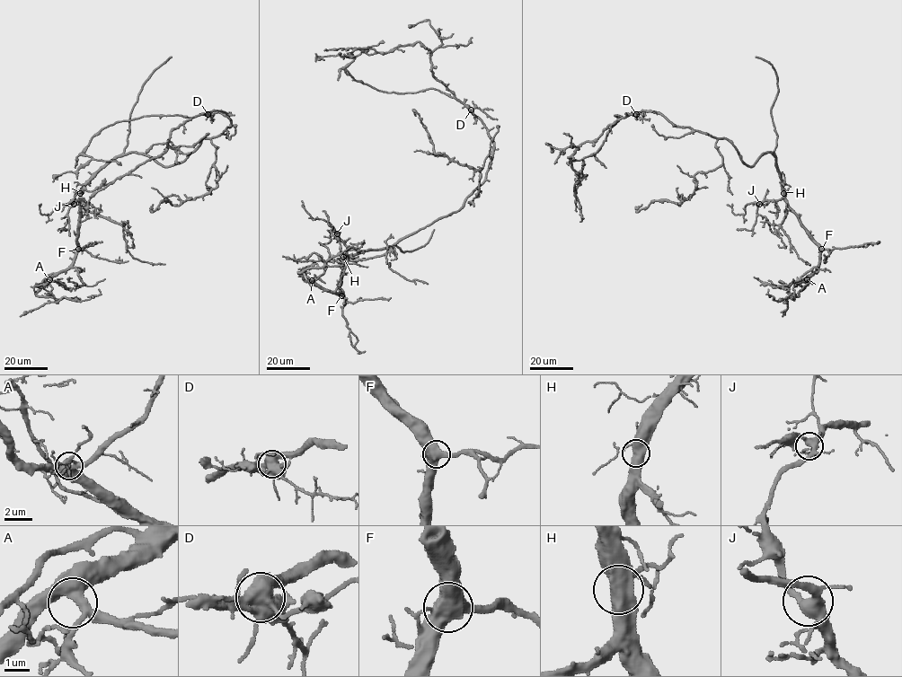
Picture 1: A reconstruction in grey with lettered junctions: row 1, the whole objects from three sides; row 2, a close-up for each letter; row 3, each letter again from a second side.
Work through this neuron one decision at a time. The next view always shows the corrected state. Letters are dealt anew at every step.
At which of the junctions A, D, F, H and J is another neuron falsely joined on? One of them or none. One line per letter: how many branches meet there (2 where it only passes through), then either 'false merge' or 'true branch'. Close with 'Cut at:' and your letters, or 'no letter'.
A: branches 4; true branch
D: branches 5; true branch
F: branches 4; true branch
H: branches 4; true branch
J: branches 5; true branch
Cut at: no letter

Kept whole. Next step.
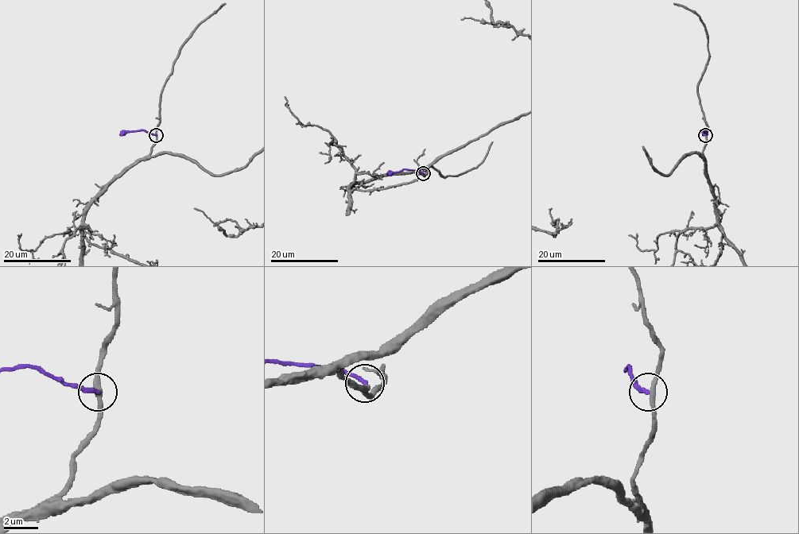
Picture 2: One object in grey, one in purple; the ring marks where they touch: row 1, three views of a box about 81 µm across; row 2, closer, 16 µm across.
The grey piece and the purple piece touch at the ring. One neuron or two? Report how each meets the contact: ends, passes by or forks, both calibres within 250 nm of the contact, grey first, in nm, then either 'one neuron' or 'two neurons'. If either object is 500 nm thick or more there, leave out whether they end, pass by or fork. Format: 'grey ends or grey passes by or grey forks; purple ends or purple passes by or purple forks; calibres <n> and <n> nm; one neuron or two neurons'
grey passes by; purple ends; calibres 280 and 260 nm; two neurons

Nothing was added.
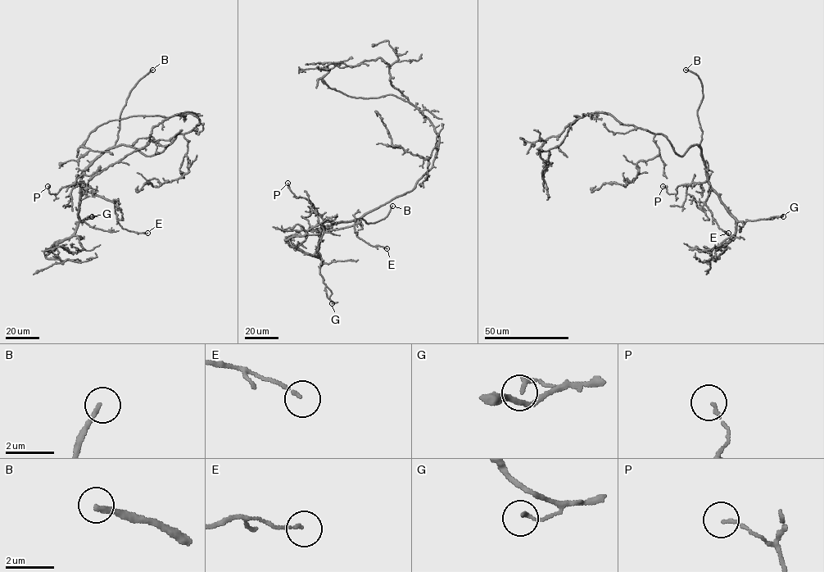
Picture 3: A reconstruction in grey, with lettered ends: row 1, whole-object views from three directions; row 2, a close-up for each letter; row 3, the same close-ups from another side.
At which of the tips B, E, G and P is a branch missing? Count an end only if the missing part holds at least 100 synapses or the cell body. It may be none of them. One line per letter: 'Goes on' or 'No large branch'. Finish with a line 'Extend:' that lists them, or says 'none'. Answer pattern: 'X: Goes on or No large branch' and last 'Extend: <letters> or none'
B: Goes on
E: No large branch
G: No large branch
P: No large branch
Extend: B

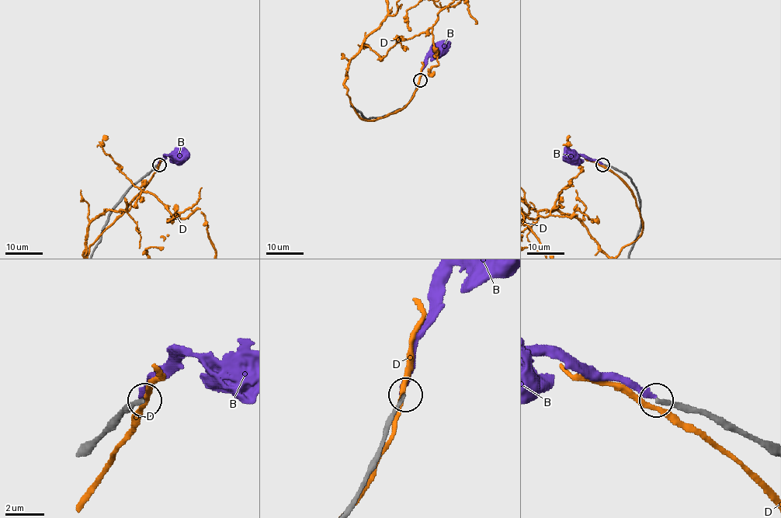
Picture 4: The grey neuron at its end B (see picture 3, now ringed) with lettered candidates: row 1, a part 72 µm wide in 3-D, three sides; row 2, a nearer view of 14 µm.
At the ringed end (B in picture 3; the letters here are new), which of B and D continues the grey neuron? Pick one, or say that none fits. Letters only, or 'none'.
none

